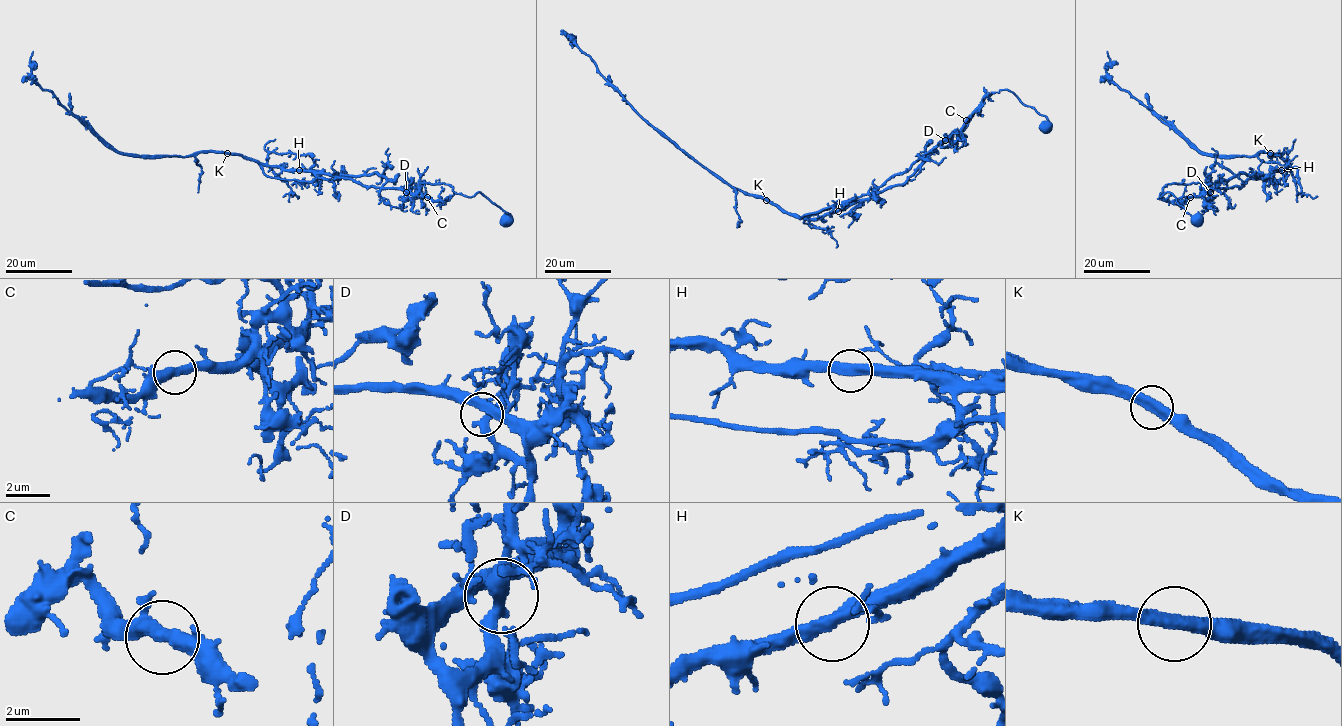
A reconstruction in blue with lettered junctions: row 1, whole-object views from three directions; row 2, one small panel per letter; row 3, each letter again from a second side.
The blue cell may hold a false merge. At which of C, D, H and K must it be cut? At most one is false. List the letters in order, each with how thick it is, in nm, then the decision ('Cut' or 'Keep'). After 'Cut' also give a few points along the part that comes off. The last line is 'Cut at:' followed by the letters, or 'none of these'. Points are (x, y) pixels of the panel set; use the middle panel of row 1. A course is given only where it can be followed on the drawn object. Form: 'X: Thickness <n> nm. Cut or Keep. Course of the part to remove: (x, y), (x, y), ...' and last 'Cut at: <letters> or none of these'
C: Thickness 400 nm. Keep
D: Thickness 360 nm. Keep
H: Thickness 440 nm. Keep
K: Thickness 400 nm. Cut. Course of the part to remove: (767, 200), (803, 218), (821, 218), (902, 185), (925, 160), (918, 154), (936, 163), (946, 157)
Cut at: K

